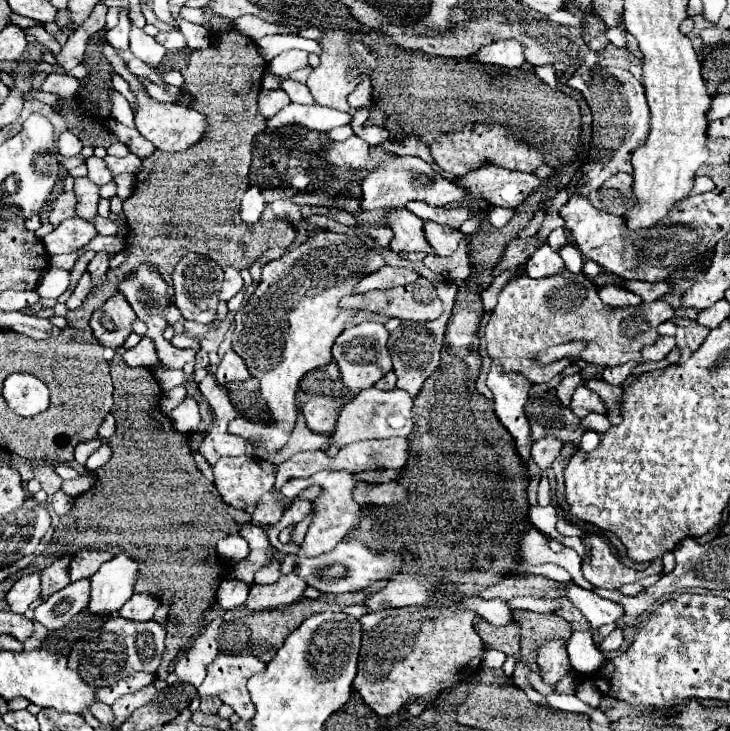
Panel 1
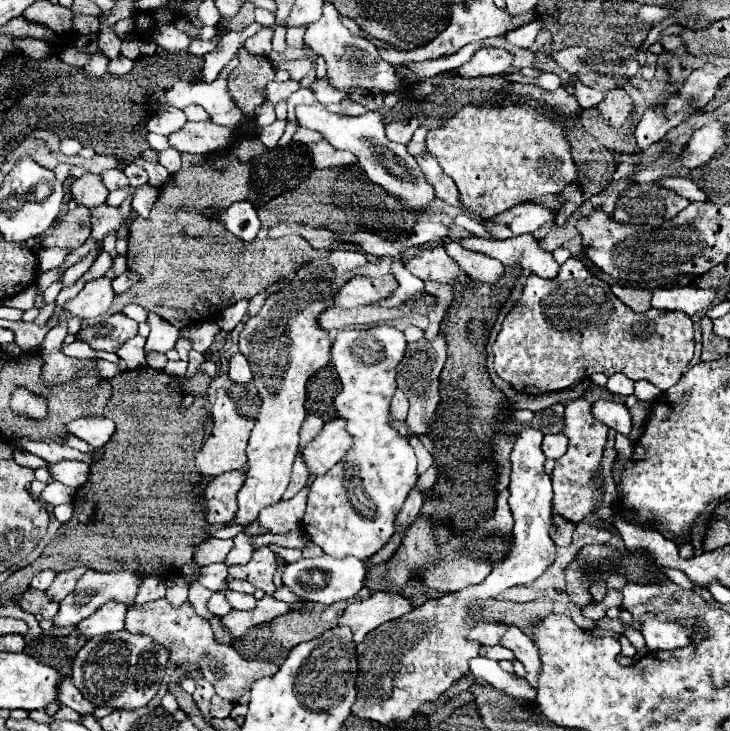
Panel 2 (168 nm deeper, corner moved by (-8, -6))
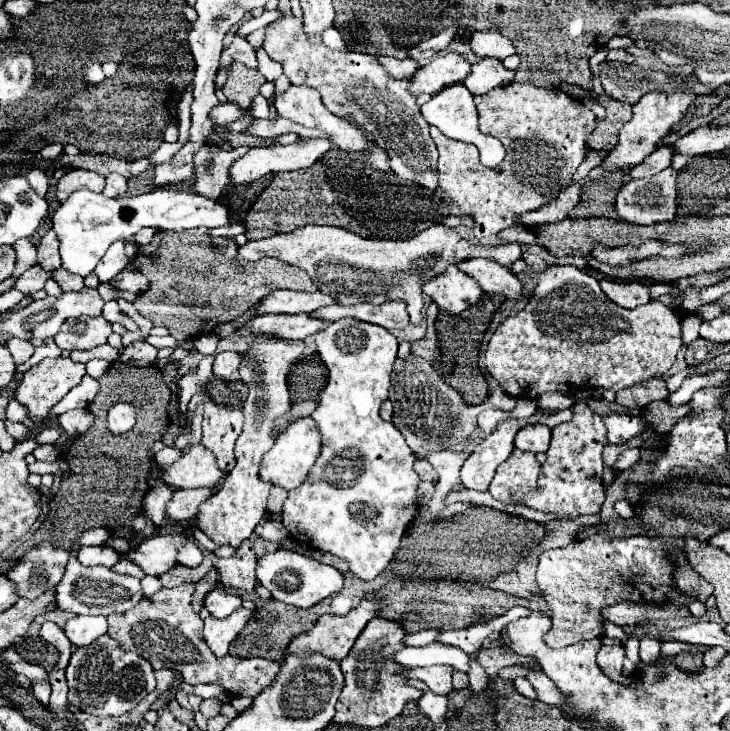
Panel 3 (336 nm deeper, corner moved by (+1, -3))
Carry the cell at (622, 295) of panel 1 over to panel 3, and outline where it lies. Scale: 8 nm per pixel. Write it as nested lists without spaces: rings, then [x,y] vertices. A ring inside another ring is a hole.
[[[603,278],[601,288],[615,304],[623,308],[637,308],[649,302],[649,288],[641,282],[617,282]]]

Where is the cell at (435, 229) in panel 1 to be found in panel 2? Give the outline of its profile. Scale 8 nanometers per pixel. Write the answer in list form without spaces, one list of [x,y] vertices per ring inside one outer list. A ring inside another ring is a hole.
[[[458,239],[446,245],[446,253],[468,273],[470,279],[480,283],[496,283],[504,275],[504,265],[498,259],[484,257],[482,253],[468,253]]]

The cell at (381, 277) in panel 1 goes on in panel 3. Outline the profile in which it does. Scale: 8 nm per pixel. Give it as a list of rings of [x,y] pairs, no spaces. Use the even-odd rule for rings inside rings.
[[[275,290],[265,300],[259,302],[257,314],[311,314],[323,306],[337,304],[331,294],[325,292],[293,292],[293,290]]]

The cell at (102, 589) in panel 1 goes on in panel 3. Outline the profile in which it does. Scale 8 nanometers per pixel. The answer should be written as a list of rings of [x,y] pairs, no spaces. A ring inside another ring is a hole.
[[[73,616],[67,620],[65,626],[65,636],[75,646],[89,646],[105,632],[107,632],[105,616]]]

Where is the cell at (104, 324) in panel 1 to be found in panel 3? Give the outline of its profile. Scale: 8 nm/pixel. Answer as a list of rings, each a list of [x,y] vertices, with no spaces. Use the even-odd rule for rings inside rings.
[[[79,316],[79,318],[67,318],[61,326],[59,334],[55,336],[55,344],[61,350],[91,350],[99,344],[105,344],[107,338],[113,334],[111,324],[103,318],[91,318],[91,316]]]

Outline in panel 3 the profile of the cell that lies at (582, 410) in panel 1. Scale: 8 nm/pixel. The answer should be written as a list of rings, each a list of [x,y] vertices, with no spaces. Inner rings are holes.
[[[615,412],[603,416],[603,422],[607,428],[607,440],[611,444],[623,444],[633,436],[639,436],[647,428],[639,416],[615,414]]]

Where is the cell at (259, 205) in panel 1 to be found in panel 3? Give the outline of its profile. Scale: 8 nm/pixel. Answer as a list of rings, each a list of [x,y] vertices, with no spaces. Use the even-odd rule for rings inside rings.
[[[77,190],[57,208],[51,222],[61,240],[61,268],[85,278],[95,270],[111,242],[131,240],[143,226],[155,230],[217,228],[231,224],[231,212],[219,200],[177,190],[151,190],[133,198],[105,198],[91,190]]]

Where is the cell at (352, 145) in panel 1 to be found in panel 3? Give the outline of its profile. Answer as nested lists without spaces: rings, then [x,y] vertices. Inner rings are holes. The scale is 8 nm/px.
[[[305,138],[289,146],[249,148],[243,158],[233,162],[231,180],[235,184],[249,184],[269,172],[307,170],[327,150],[331,150],[331,142],[325,138]]]

